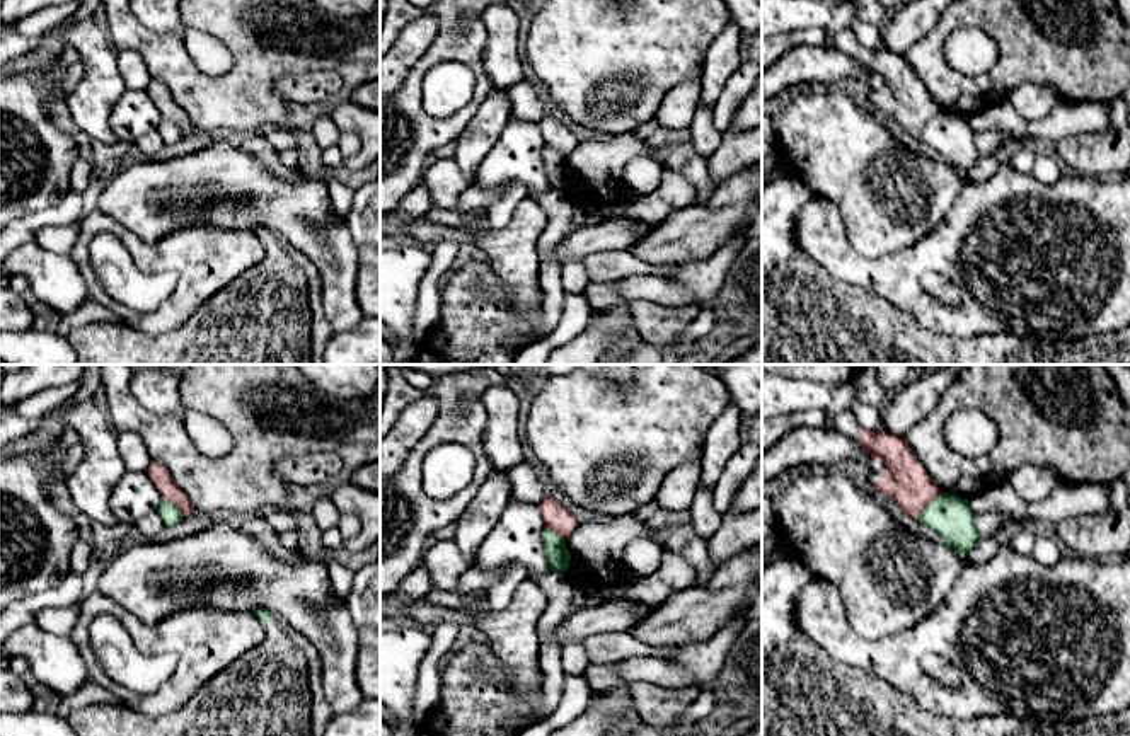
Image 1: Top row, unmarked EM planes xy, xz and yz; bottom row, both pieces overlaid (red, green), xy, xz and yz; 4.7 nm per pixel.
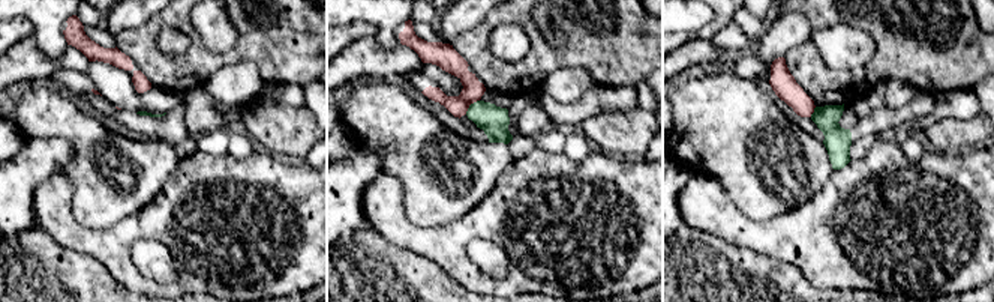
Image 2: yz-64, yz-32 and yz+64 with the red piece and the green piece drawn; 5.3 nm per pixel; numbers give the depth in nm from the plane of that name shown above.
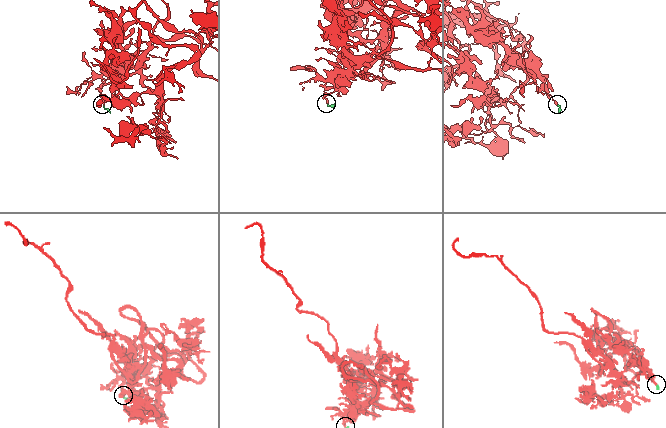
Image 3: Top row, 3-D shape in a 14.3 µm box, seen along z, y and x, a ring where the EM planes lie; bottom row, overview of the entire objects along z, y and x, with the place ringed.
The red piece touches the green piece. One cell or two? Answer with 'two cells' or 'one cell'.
two cells

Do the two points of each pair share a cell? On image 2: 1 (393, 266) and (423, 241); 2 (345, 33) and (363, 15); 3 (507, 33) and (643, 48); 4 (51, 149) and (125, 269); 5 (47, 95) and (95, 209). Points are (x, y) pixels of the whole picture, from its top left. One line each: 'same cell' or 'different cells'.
1: different cells
2: different cells
3: different cells
4: different cells
5: same cell

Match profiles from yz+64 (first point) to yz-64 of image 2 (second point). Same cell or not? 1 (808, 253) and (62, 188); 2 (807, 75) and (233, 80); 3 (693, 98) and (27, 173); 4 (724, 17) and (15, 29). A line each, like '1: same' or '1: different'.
1: same
2: different
3: different
4: same

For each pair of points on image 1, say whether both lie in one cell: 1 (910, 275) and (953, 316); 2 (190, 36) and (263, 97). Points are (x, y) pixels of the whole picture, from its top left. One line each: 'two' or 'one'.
1: one
2: two

